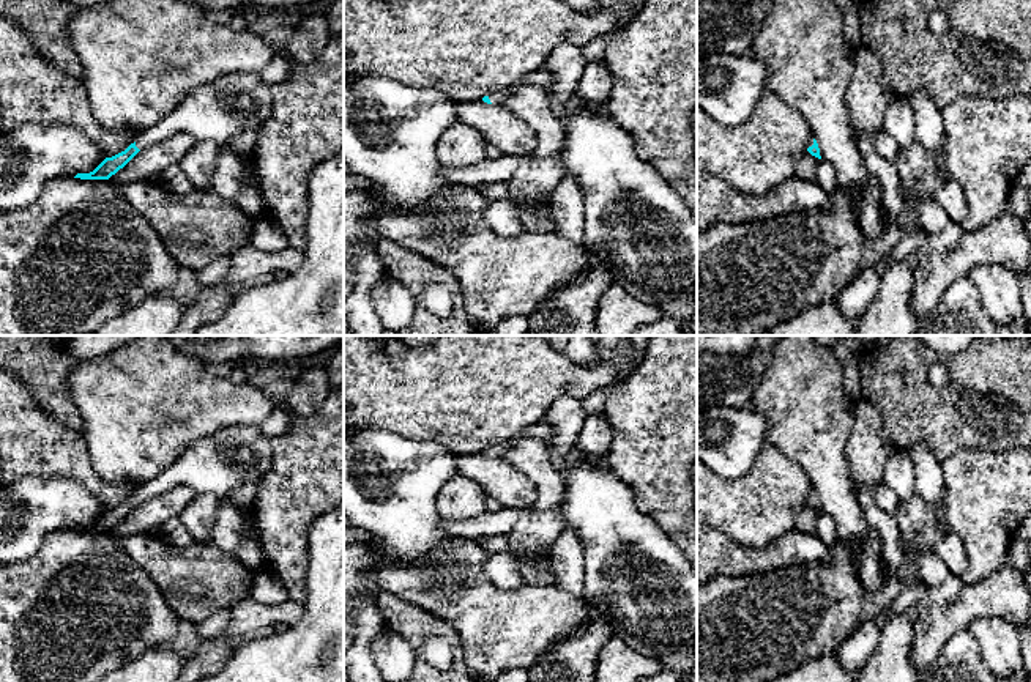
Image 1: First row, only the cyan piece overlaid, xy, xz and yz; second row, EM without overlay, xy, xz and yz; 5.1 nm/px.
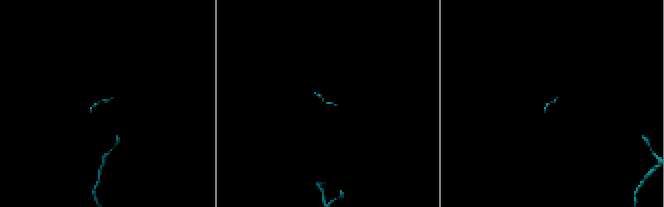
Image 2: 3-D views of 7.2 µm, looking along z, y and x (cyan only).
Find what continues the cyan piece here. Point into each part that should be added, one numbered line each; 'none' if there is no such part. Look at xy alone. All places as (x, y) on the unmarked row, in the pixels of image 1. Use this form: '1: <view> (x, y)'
1: xy (219, 463)

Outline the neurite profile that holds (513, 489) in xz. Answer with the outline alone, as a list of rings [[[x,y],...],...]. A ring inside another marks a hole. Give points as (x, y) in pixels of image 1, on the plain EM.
[[[462,454],[456,457],[456,473],[457,477],[478,484],[503,509],[530,509],[536,502],[534,482],[503,457]]]

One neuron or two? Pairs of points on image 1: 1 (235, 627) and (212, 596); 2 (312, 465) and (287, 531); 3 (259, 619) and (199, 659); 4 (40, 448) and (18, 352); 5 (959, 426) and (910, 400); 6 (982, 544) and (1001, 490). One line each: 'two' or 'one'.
1: two
2: one
3: one
4: two
5: one
6: one

